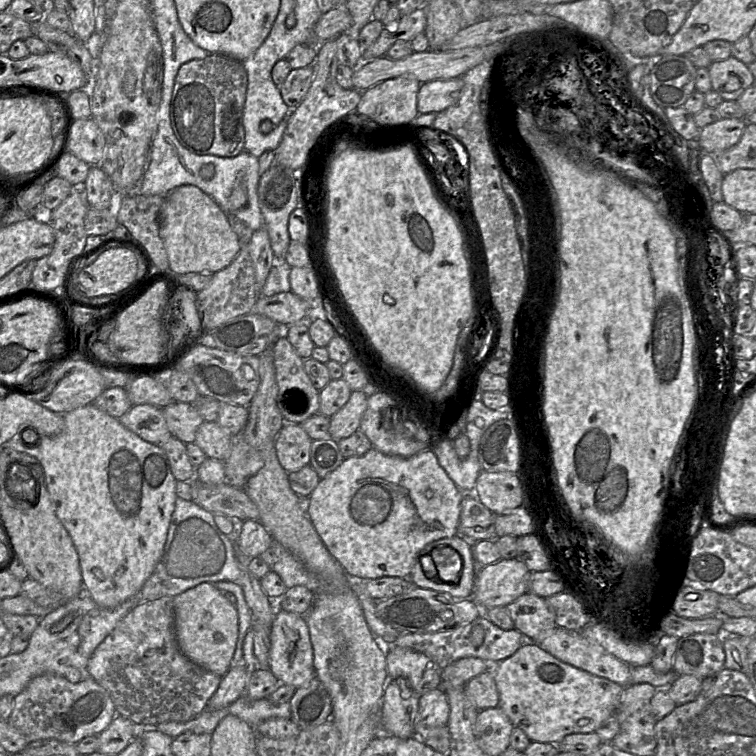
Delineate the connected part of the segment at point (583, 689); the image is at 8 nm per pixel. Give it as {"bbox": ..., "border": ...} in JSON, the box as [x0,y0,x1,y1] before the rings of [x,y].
{"bbox":[492,636,624,744],"border":[[[524,636],[523,645],[511,657],[501,661],[498,664],[495,664],[492,671],[494,674],[500,698],[498,707],[500,707],[508,716],[514,727],[518,727],[519,729],[521,729],[531,740],[531,742],[558,744],[565,736],[570,734],[586,734],[595,732],[606,719],[615,714],[619,706],[621,695],[624,689],[623,686],[611,680],[595,676],[593,674],[590,674],[589,672],[586,672],[584,670],[562,662],[561,660],[557,659],[550,653],[540,648],[540,646],[537,643],[529,640],[527,636]]]}

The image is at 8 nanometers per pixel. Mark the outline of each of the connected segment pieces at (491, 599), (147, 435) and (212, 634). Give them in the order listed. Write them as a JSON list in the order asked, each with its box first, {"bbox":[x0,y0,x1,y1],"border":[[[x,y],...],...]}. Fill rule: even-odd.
[{"bbox":[471,559,530,611],"border":[[[500,559],[480,568],[471,598],[483,611],[506,607],[528,592],[530,573],[518,559]]]},{"bbox":[117,404,173,444],"border":[[[151,404],[133,405],[117,419],[143,440],[158,444],[173,437],[167,428],[162,408]]]},{"bbox":[173,582,238,676],"border":[[[204,582],[173,597],[175,635],[180,650],[219,676],[229,670],[238,637],[238,612],[213,583]]]}]

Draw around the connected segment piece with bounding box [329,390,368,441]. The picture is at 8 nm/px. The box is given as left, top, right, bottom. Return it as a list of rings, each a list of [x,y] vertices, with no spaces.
[[[352,391],[348,402],[330,417],[331,439],[339,441],[359,430],[362,416],[367,408],[367,399],[362,391]]]

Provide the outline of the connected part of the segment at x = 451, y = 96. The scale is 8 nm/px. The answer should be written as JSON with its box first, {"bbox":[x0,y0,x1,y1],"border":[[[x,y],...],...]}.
{"bbox":[417,77,462,113],"border":[[[462,77],[437,79],[421,83],[417,94],[418,113],[439,113],[454,105],[460,97],[462,88]]]}

